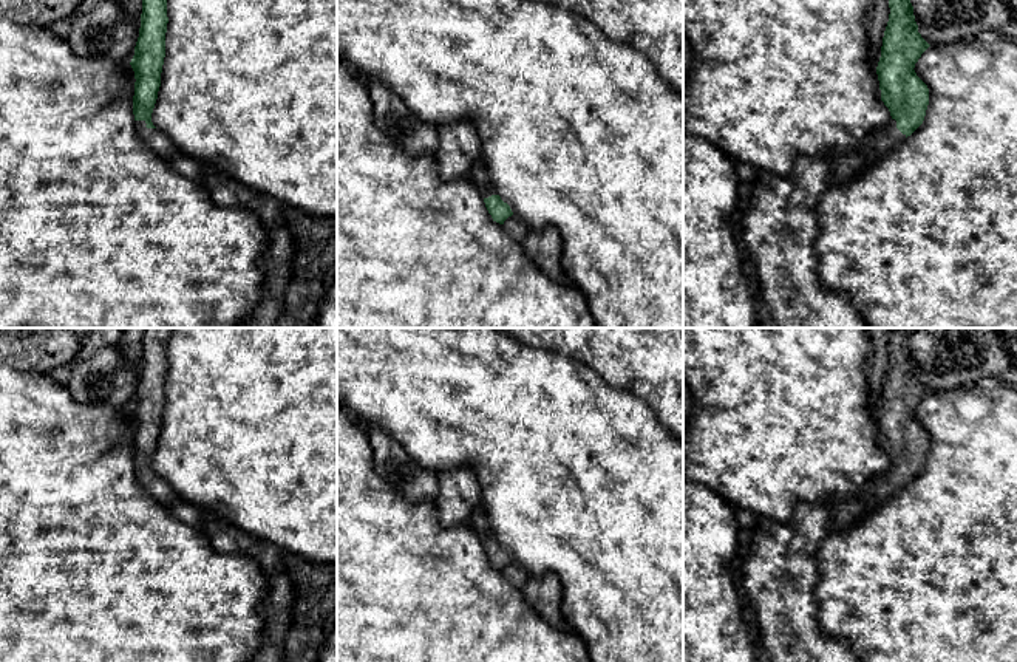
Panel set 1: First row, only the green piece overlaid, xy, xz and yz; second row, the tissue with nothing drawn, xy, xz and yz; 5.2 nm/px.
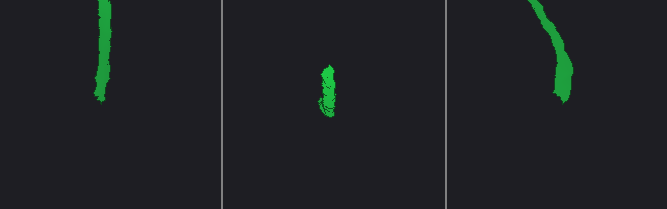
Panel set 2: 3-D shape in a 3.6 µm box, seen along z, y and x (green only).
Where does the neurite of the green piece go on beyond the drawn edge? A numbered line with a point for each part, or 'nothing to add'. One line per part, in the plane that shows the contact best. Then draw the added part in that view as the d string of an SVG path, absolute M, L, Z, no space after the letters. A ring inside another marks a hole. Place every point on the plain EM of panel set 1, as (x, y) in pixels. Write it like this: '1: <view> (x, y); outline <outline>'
1: xy (155, 486); outline M136 467L138 481L142 489L164 507L170 507L179 496L159 475L147 475L145 467Z

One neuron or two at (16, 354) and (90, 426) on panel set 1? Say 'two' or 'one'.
two

